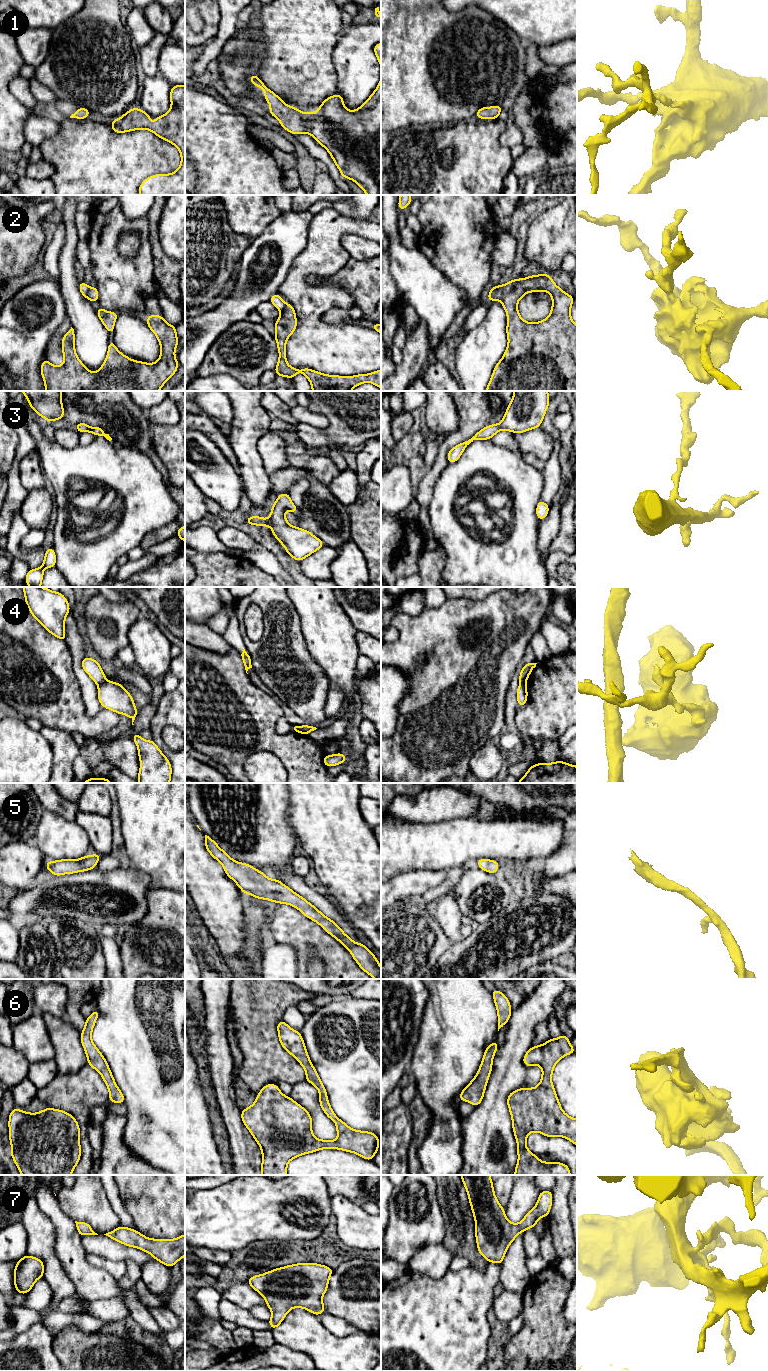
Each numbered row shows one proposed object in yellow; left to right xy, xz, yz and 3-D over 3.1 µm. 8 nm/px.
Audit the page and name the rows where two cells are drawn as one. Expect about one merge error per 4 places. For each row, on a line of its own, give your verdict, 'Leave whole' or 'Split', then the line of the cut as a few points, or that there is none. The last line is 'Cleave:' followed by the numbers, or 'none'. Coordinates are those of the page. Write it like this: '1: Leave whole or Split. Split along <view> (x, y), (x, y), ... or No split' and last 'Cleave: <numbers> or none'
1: Leave whole. No split
2: Split. Split along xy (90, 288), (88, 298)
3: Leave whole. No split
4: Split. Split along xy (105, 680), (98, 686)
5: Leave whole. No split
6: Leave whole. No split
7: Leave whole. No split
Cleave: 2, 4

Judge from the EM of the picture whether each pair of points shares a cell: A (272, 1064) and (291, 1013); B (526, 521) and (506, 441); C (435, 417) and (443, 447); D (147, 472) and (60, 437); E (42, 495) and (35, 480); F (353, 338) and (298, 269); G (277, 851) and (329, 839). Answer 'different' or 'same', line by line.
A: different
B: different
C: different
D: different
E: different
F: same
G: different

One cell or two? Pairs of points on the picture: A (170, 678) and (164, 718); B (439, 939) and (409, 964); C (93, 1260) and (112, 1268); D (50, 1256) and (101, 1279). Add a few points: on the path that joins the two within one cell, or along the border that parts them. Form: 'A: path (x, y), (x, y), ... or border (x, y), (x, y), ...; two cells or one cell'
A: border (174, 689), (165, 692); two cells
B: path (432, 942), (416, 957); one cell
C: path (98, 1262), (107, 1265); one cell
D: border (56, 1238), (55, 1253), (66, 1275), (72, 1281); two cells

